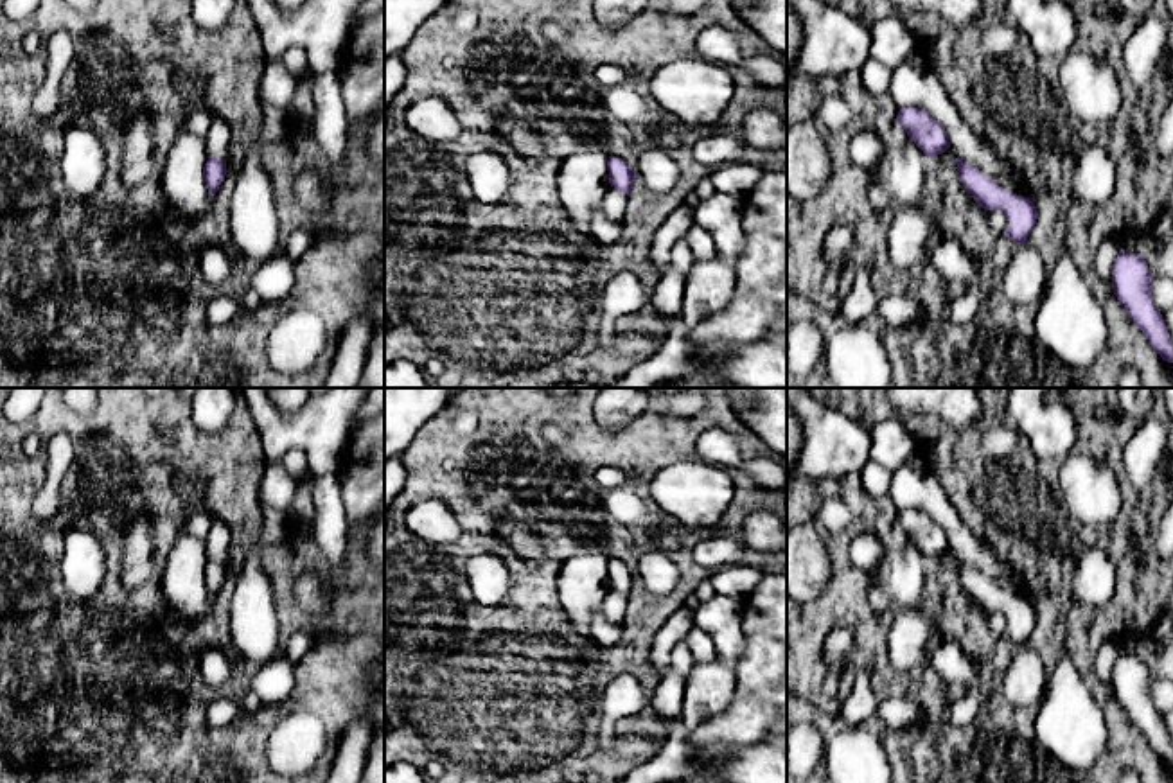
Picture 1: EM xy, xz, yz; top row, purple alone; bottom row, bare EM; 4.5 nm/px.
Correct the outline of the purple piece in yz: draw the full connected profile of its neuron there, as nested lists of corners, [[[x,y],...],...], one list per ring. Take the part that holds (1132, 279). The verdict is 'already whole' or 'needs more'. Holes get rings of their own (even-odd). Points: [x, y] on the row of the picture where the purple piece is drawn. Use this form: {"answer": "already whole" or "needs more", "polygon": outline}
{"answer": "already whole", "polygon": [[[1119,251],[1112,266],[1112,289],[1151,348],[1173,363],[1173,343],[1151,298],[1153,275],[1139,253]]]}

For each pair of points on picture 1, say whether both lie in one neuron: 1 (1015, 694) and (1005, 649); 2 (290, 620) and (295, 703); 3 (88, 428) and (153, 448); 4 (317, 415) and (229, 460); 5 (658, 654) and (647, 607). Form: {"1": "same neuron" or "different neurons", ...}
{"1": "different neurons", "2": "same neuron", "3": "same neuron", "4": "different neurons", "5": "different neurons"}

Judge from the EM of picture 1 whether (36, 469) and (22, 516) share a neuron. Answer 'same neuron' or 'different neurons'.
same neuron

